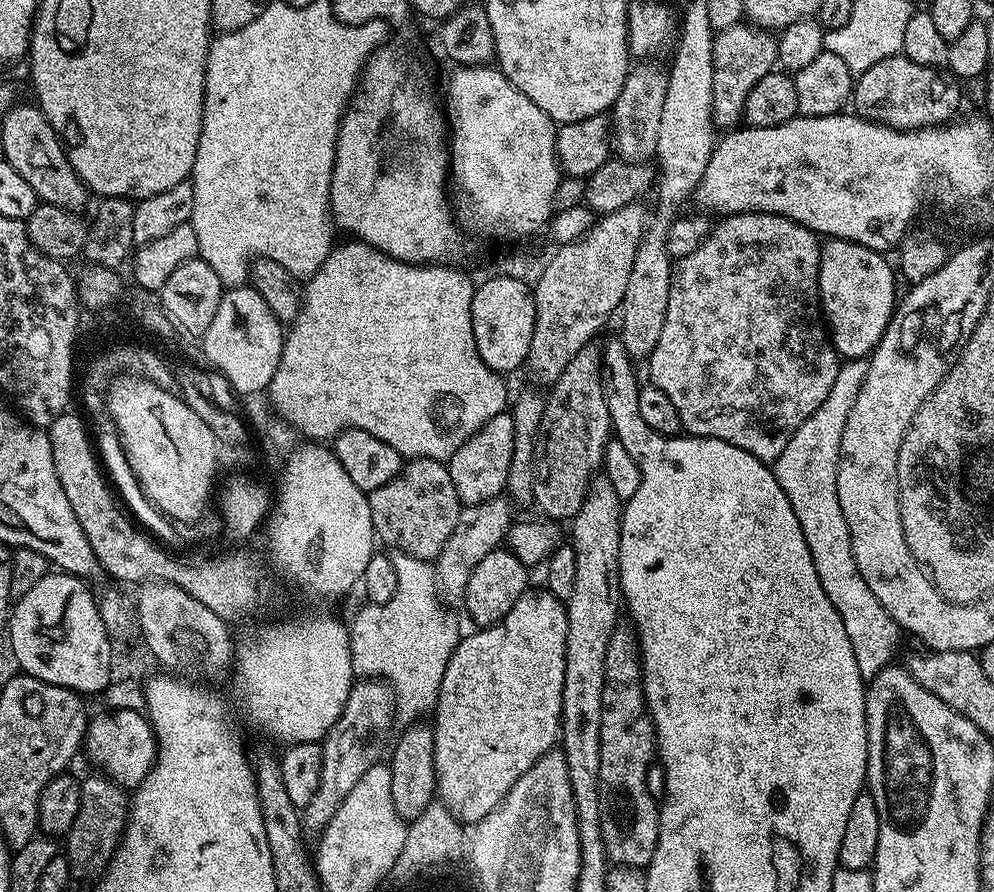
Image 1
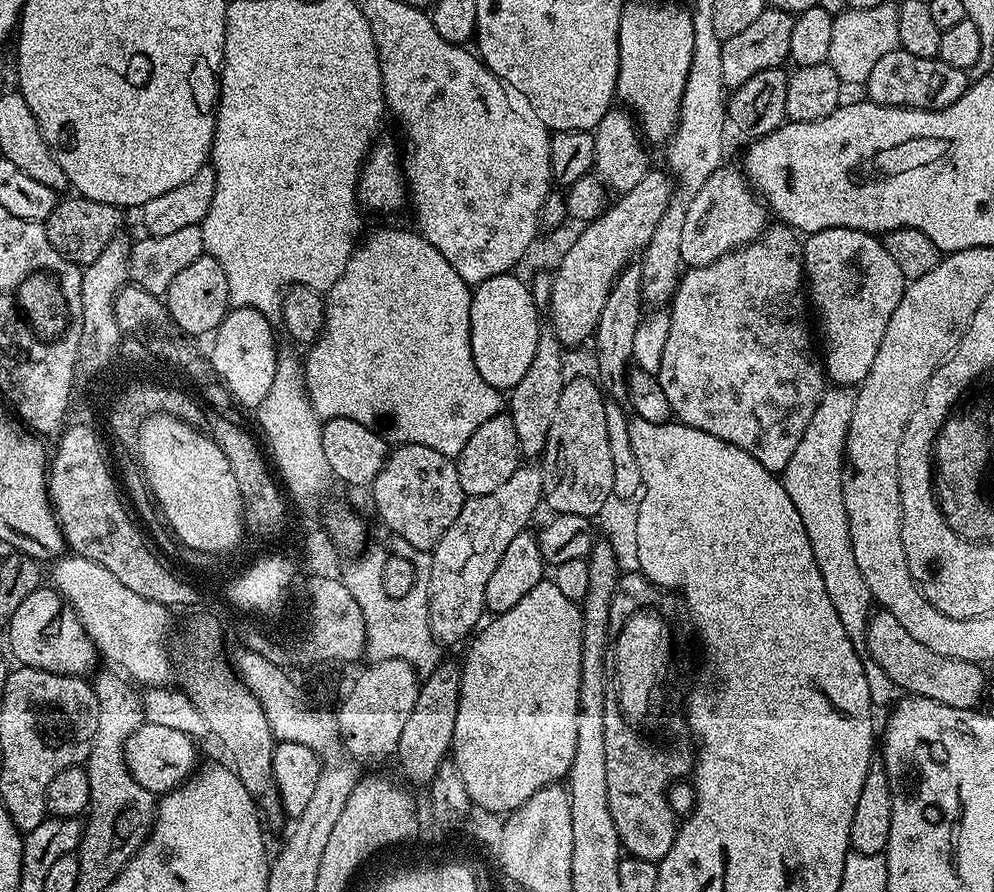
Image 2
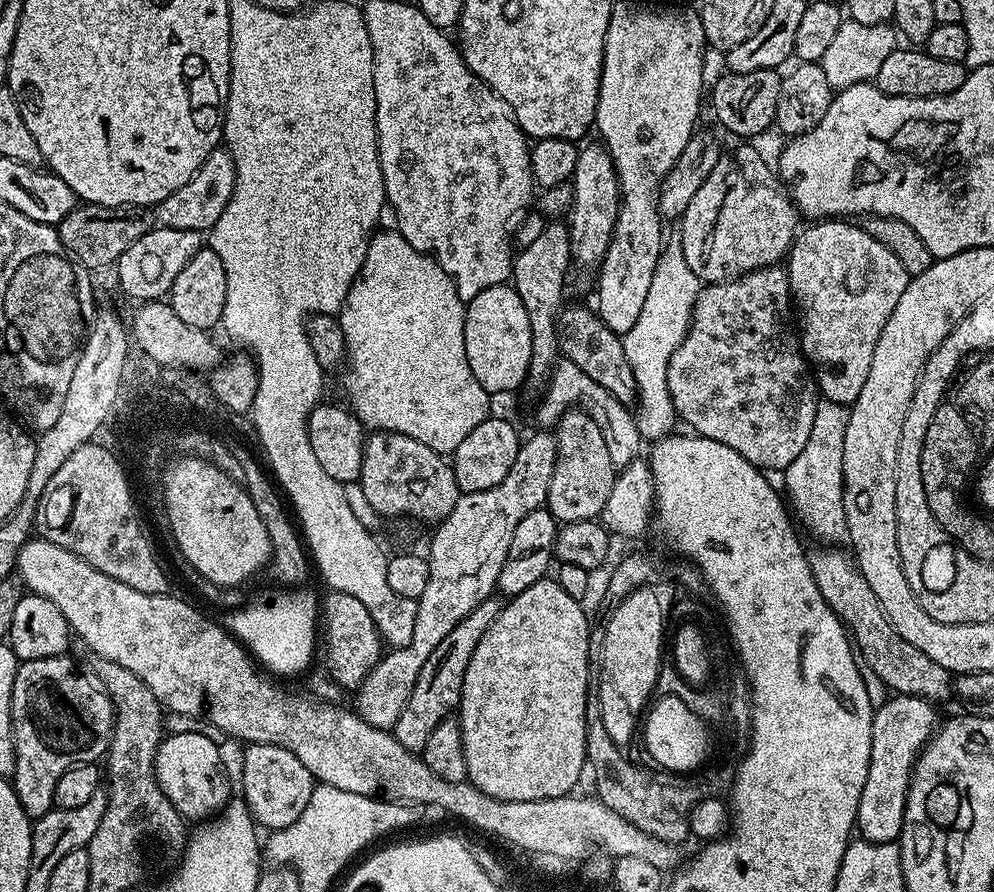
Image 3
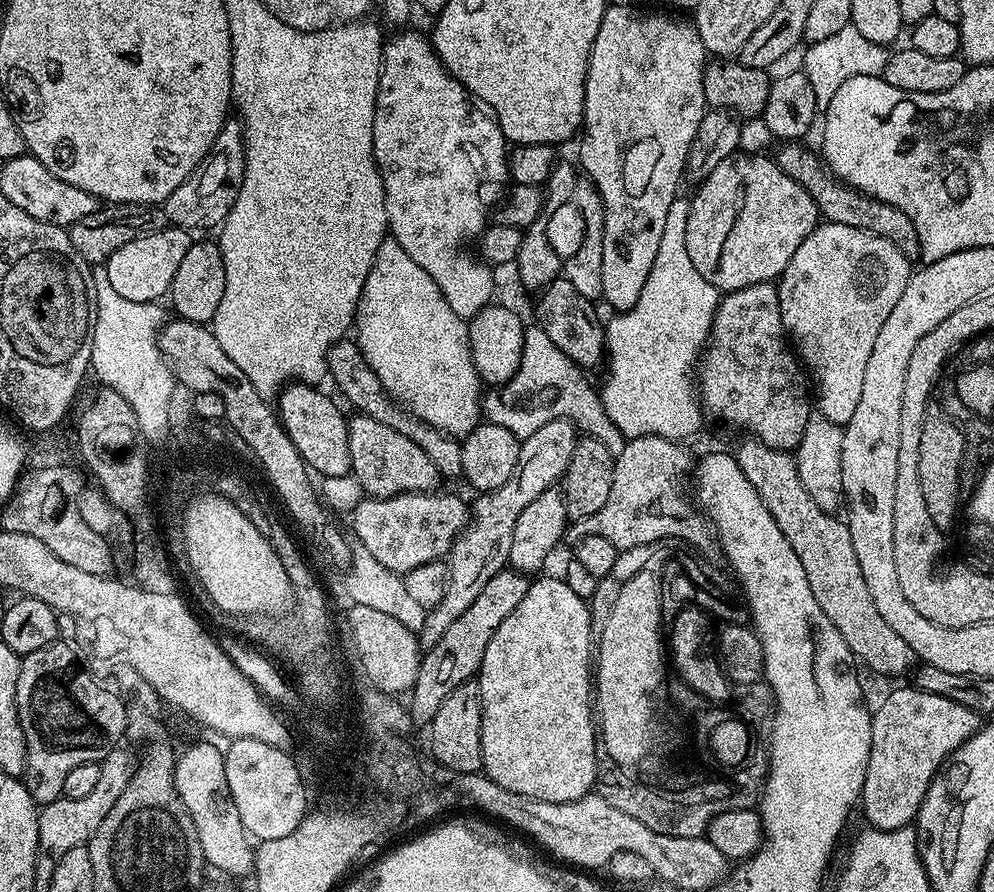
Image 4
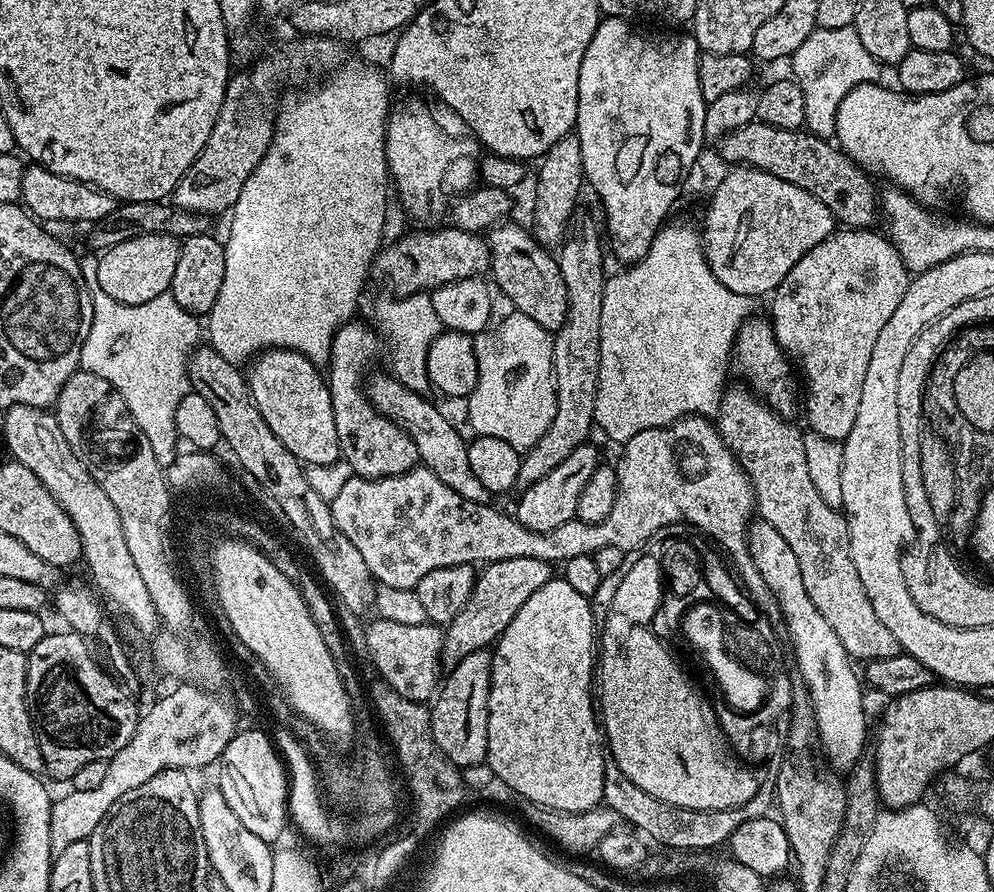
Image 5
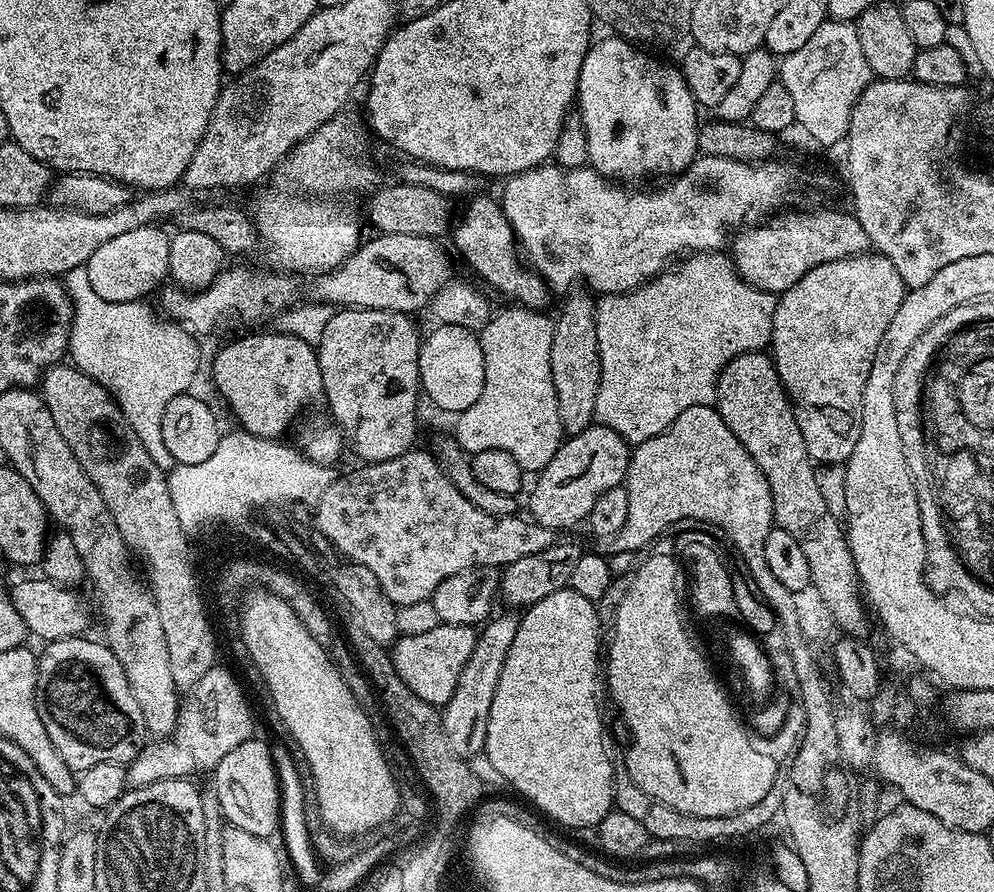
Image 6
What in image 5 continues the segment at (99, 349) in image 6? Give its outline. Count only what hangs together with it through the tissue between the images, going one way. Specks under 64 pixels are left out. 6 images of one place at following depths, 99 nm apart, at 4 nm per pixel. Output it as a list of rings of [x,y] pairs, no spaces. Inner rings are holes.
[[[89,253],[79,257],[80,269],[83,276],[87,278],[87,286],[92,292],[92,305],[94,306],[90,334],[83,343],[81,369],[104,378],[122,394],[123,401],[126,402],[132,417],[149,439],[158,464],[167,470],[178,453],[176,444],[179,445],[180,439],[176,430],[177,408],[181,399],[191,392],[188,363],[202,340],[201,321],[191,312],[180,307],[171,291],[163,292],[157,298],[140,304],[120,303],[117,299],[111,298],[98,286],[99,257],[95,253]]]

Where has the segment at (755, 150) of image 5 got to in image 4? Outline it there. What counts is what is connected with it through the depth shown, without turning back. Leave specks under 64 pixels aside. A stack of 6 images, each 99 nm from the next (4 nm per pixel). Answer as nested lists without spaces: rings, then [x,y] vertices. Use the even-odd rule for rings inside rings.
[[[784,142],[779,145],[780,149],[774,152],[776,164],[794,182],[798,182],[812,195],[814,202],[820,208],[820,215],[829,224],[841,224],[842,226],[854,226],[854,230],[866,230],[870,234],[878,234],[878,238],[886,238],[886,242],[894,242],[898,250],[909,258],[920,256],[920,239],[918,230],[898,206],[890,206],[890,202],[882,202],[878,198],[870,198],[857,188],[851,188],[849,184],[839,183],[833,176],[828,165],[819,155],[816,156],[800,142]]]

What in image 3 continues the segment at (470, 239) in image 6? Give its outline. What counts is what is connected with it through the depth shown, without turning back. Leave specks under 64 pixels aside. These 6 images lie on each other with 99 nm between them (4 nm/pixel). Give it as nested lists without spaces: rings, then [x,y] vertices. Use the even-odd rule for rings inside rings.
[[[571,304],[561,308],[559,316],[556,317],[561,357],[574,362],[578,370],[594,378],[598,386],[610,390],[610,394],[614,394],[614,398],[618,398],[623,404],[635,405],[638,393],[634,382],[634,372],[630,370],[630,362],[626,358],[621,333],[610,330],[610,326],[606,326],[606,322],[602,322],[602,318],[591,307],[588,309],[580,304]]]

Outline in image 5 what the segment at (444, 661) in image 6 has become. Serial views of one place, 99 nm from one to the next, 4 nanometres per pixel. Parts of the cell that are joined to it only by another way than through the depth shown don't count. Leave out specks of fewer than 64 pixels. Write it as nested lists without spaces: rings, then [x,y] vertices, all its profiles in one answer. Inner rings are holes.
[[[379,618],[373,619],[373,624],[370,623],[365,627],[364,630],[364,648],[366,649],[366,653],[368,652],[368,656],[372,659],[372,664],[376,667],[375,675],[387,682],[391,688],[394,690],[398,690],[398,694],[402,694],[402,698],[410,698],[411,700],[419,700],[421,702],[428,702],[435,697],[441,683],[442,683],[442,671],[440,672],[440,668],[442,669],[442,661],[440,655],[442,654],[442,646],[444,645],[444,628],[439,624],[433,624],[431,622],[427,624],[419,624],[418,626],[406,626],[403,622],[390,622],[389,620],[382,620]]]

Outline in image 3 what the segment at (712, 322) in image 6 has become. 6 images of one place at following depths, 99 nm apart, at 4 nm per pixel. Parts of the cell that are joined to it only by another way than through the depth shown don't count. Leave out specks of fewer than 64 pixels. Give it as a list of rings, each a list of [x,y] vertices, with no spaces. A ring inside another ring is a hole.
[[[672,238],[669,244],[667,241],[660,249],[658,266],[654,270],[654,282],[650,282],[650,290],[646,294],[642,314],[638,314],[638,322],[634,322],[634,326],[630,326],[630,330],[623,333],[626,358],[630,362],[630,370],[634,372],[638,393],[636,425],[645,441],[655,442],[662,439],[678,424],[674,402],[670,398],[666,382],[666,370],[670,366],[674,350],[678,350],[682,338],[686,338],[701,287],[701,280],[686,263],[686,254],[682,254],[679,239]]]

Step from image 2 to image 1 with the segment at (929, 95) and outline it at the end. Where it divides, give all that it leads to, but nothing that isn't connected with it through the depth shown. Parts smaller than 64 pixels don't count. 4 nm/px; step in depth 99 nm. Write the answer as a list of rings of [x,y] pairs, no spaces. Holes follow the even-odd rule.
[[[901,54],[882,58],[882,62],[874,62],[870,70],[859,73],[854,80],[850,104],[856,107],[853,108],[855,115],[863,120],[909,132],[915,128],[934,128],[949,123],[957,115],[960,88],[961,81],[947,71],[910,62],[910,58]]]

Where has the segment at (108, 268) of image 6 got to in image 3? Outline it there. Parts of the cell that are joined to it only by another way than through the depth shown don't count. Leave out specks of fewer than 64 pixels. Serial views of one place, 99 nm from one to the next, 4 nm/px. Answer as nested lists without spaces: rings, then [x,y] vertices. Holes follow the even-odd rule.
[[[159,226],[153,227],[152,231],[142,234],[121,254],[119,260],[114,265],[116,280],[120,283],[120,288],[135,302],[147,302],[167,297],[174,286],[174,278],[182,274],[182,269],[186,267],[186,262],[198,254],[202,246],[201,233],[194,230],[170,230]]]

